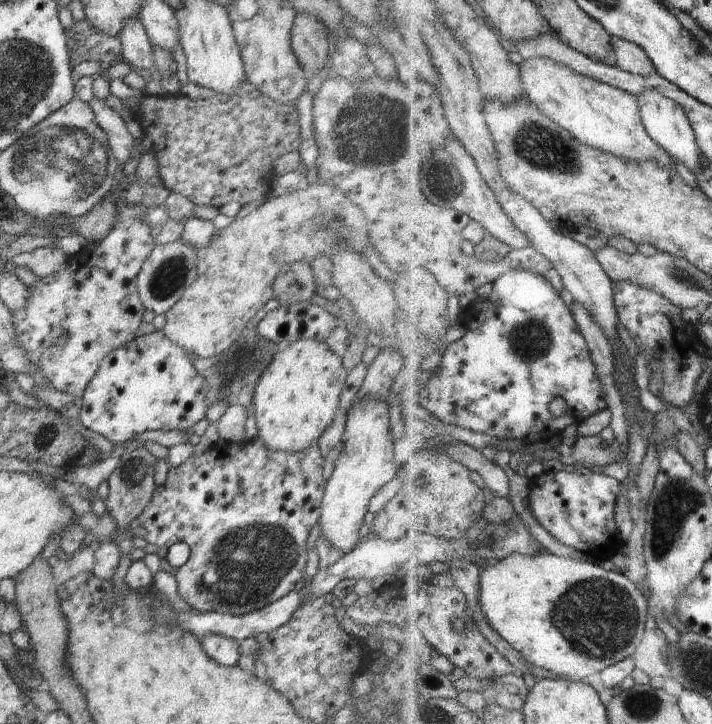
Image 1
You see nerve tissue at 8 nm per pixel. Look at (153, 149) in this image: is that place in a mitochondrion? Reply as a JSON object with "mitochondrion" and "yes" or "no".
{"mitochondrion":"no"}

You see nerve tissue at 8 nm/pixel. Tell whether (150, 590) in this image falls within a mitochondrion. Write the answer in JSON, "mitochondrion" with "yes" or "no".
{"mitochondrion":"no"}

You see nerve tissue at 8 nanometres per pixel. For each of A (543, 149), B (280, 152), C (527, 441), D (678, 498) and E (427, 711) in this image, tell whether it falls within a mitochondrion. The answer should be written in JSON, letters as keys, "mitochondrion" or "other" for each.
{"A":"mitochondrion","B":"other","C":"other","D":"mitochondrion","E":"mitochondrion"}

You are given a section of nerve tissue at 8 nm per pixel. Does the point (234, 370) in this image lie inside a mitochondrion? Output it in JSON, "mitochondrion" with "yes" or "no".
{"mitochondrion":"yes"}

